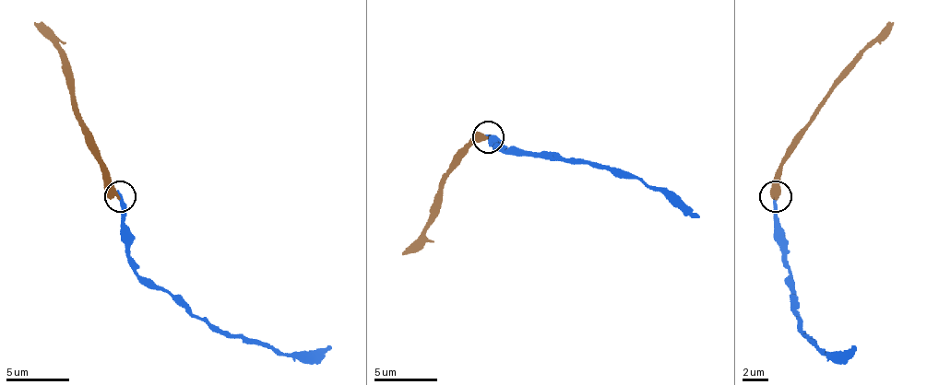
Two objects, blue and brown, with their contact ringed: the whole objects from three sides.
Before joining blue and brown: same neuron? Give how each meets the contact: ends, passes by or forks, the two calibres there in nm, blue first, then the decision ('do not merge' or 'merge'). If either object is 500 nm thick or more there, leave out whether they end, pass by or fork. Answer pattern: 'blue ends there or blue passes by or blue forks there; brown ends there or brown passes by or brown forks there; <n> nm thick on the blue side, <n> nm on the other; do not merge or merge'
360 nm thick on the blue side, 550 nm on the other; do not merge

